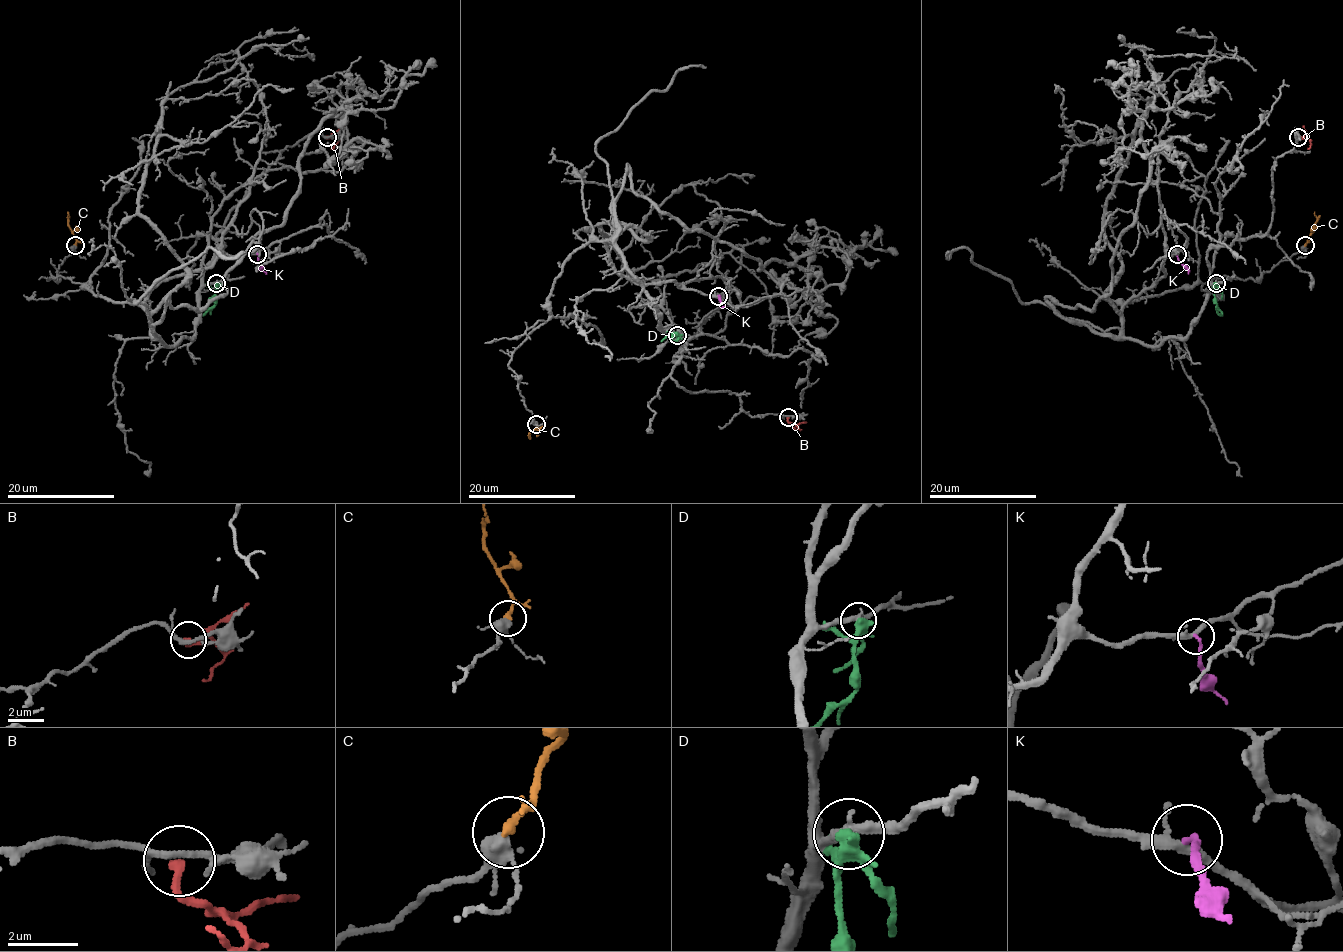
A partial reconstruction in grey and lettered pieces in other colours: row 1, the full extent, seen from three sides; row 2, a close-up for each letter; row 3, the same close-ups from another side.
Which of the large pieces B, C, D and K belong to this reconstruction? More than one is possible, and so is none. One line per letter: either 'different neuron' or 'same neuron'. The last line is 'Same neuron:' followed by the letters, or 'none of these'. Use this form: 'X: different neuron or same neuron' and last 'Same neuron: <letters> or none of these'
B: different neuron
C: different neuron
D: different neuron
K: different neuron
Same neuron: none of these

